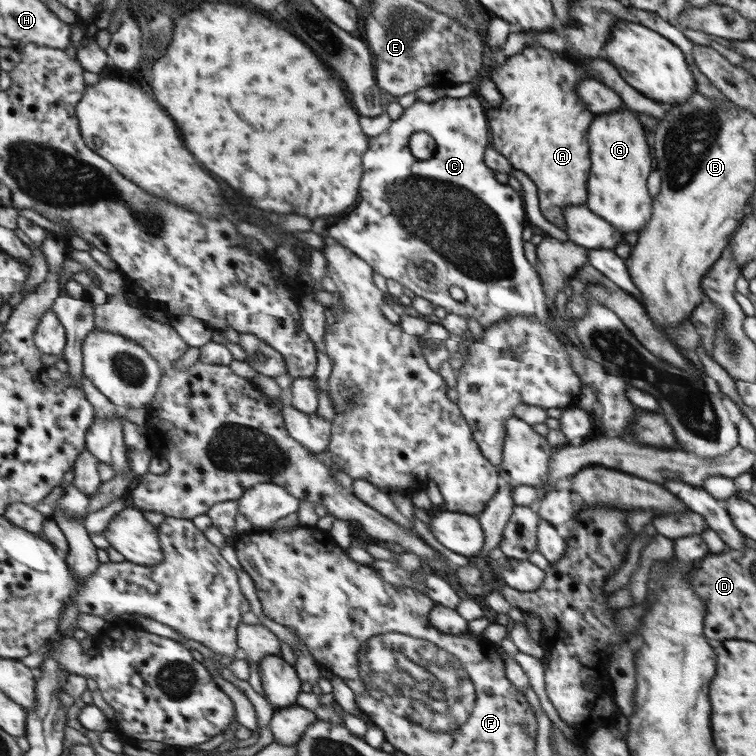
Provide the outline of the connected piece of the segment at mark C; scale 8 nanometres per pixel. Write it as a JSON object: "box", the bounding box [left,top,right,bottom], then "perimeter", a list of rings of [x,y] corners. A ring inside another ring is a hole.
{"box":[327,94,551,329],"perimeter":[[[472,94],[463,98],[445,96],[433,103],[416,100],[404,109],[400,118],[390,123],[388,130],[374,136],[374,144],[370,144],[370,152],[366,152],[362,200],[340,222],[327,228],[328,236],[357,253],[384,278],[399,282],[447,313],[474,318],[484,329],[507,316],[535,316],[548,321],[551,314],[544,304],[546,296],[542,284],[522,250],[522,230],[526,226],[522,198],[514,188],[496,182],[494,172],[485,164],[488,121],[480,98],[472,98]],[[416,132],[425,132],[435,140],[436,154],[430,160],[411,159],[409,140]],[[450,286],[462,288],[466,300],[454,300]]]}

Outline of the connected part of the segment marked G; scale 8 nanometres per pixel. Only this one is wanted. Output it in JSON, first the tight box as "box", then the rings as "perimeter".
{"box":[586,110,653,236],"perimeter":[[[624,110],[602,114],[590,128],[590,144],[594,144],[594,176],[590,176],[590,204],[586,206],[623,236],[643,231],[653,216],[652,198],[646,190],[652,156],[636,114],[634,118],[624,118]]]}

